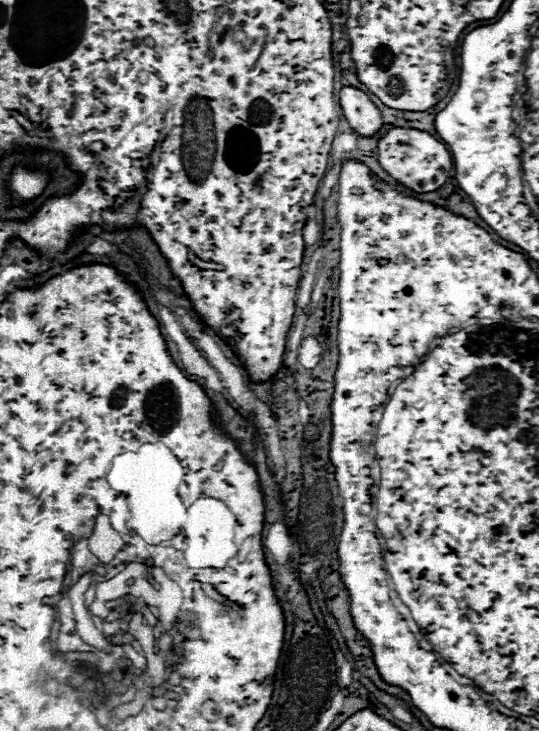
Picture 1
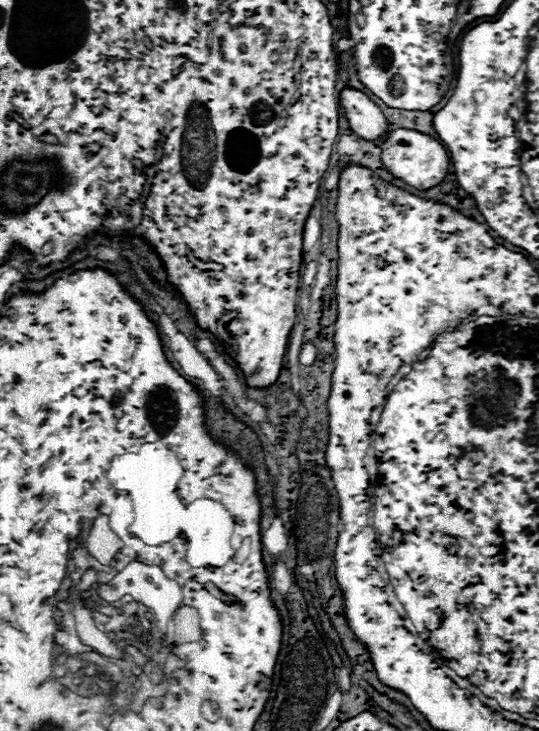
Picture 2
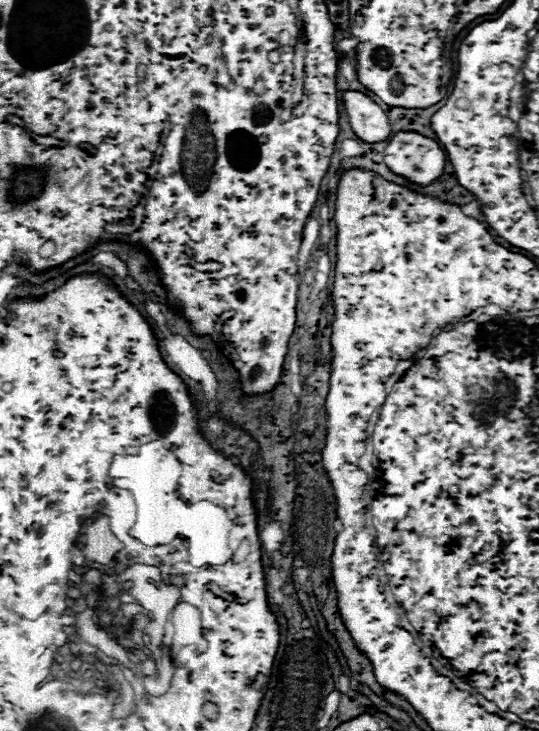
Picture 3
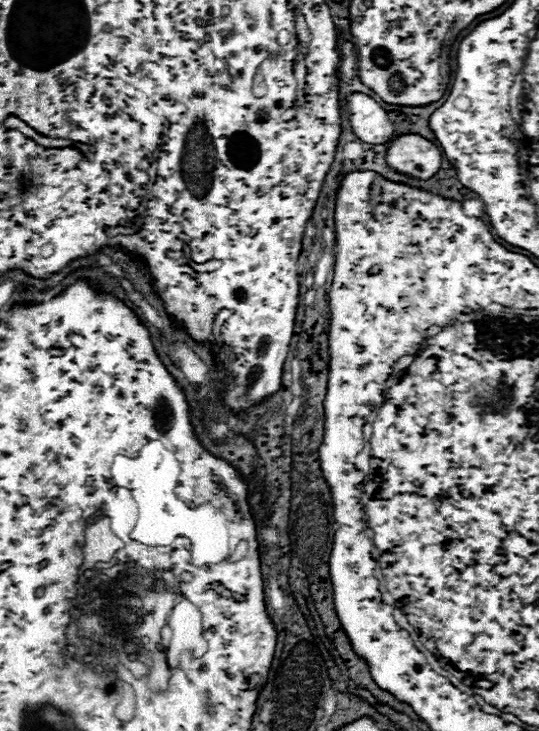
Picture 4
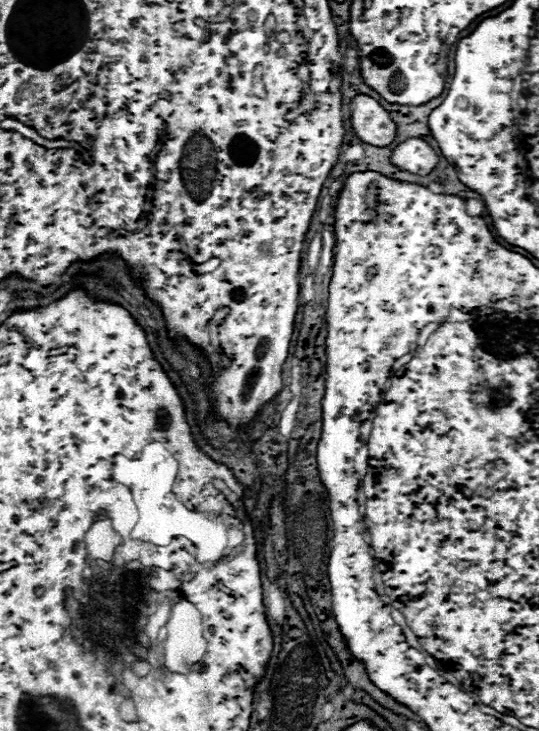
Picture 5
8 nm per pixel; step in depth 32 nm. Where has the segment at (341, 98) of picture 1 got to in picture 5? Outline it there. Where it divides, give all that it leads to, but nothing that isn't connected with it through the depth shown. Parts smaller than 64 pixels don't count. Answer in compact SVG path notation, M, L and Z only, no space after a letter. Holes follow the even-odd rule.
M358 94L352 98L352 128L354 134L372 146L388 146L396 138L396 124L388 112L370 96Z

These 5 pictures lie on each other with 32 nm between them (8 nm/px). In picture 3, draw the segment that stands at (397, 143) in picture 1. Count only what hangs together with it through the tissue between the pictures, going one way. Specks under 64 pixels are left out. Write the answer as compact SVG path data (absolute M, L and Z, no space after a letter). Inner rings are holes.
M398 130L386 140L384 164L416 186L428 186L444 174L448 158L442 146L418 132Z

